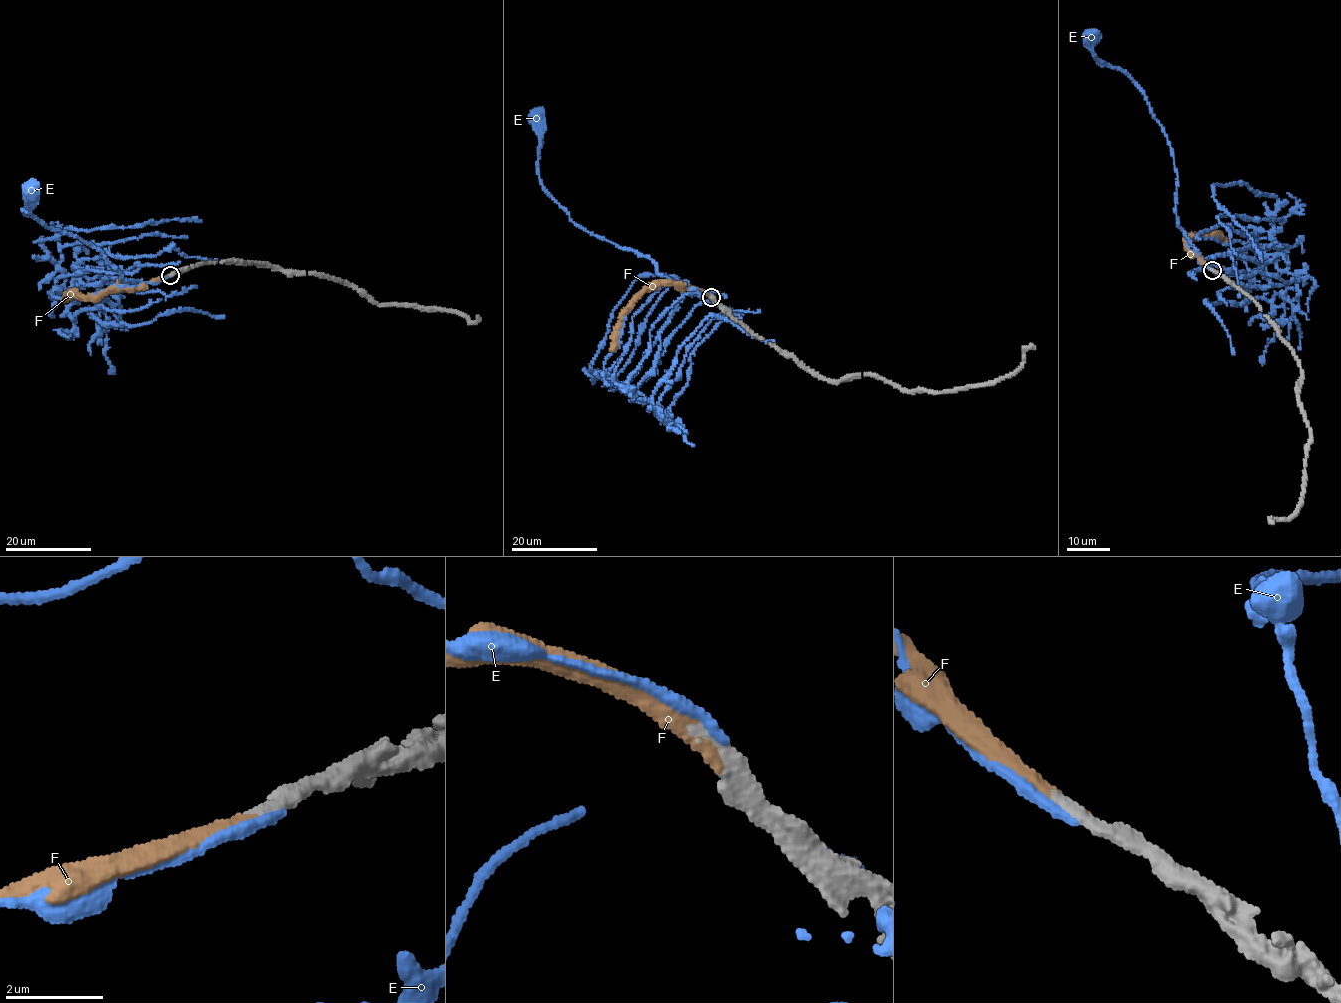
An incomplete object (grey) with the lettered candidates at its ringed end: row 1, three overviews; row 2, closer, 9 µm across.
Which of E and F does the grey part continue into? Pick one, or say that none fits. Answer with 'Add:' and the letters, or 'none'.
Add: F

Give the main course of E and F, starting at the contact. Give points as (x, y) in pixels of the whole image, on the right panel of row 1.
E: (1212, 270), (1202, 263), (1177, 217), (1174, 158), (1163, 128), (1132, 79), (1095, 57), (1090, 35)
F: (1213, 270), (1188, 249), (1185, 234), (1211, 235), (1228, 243)

